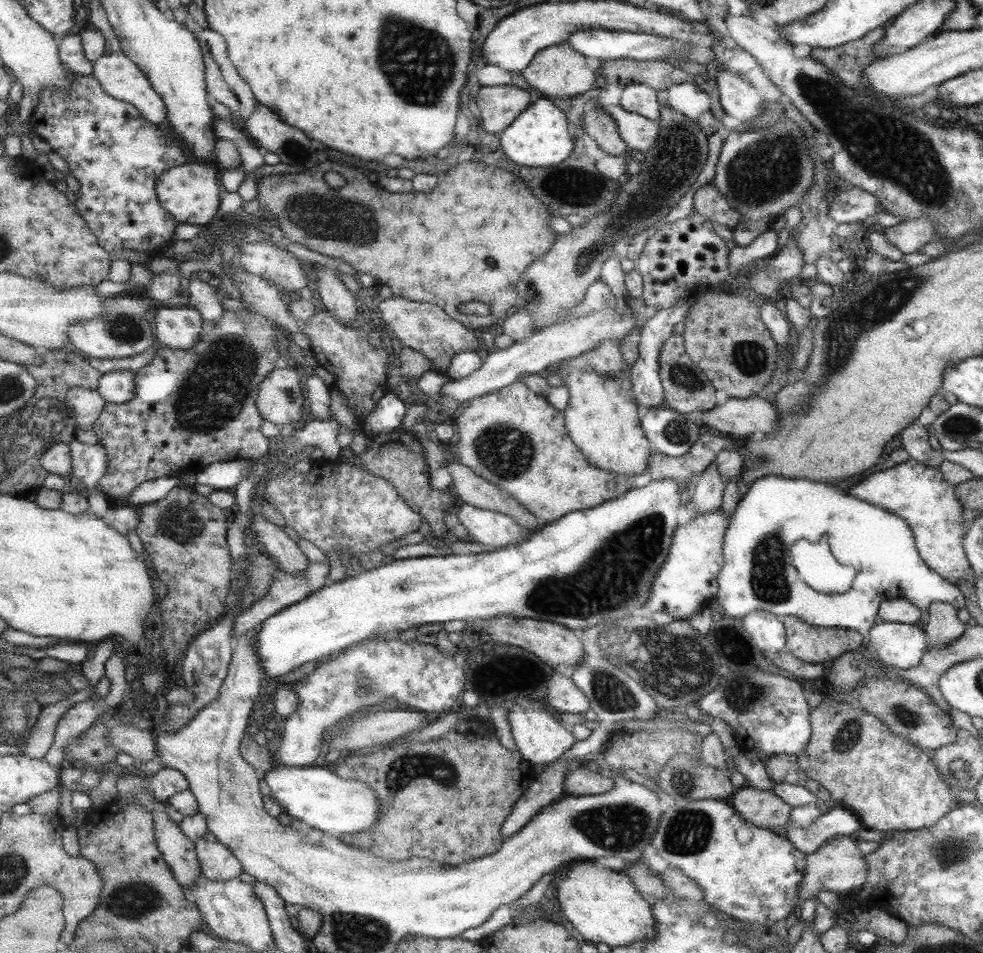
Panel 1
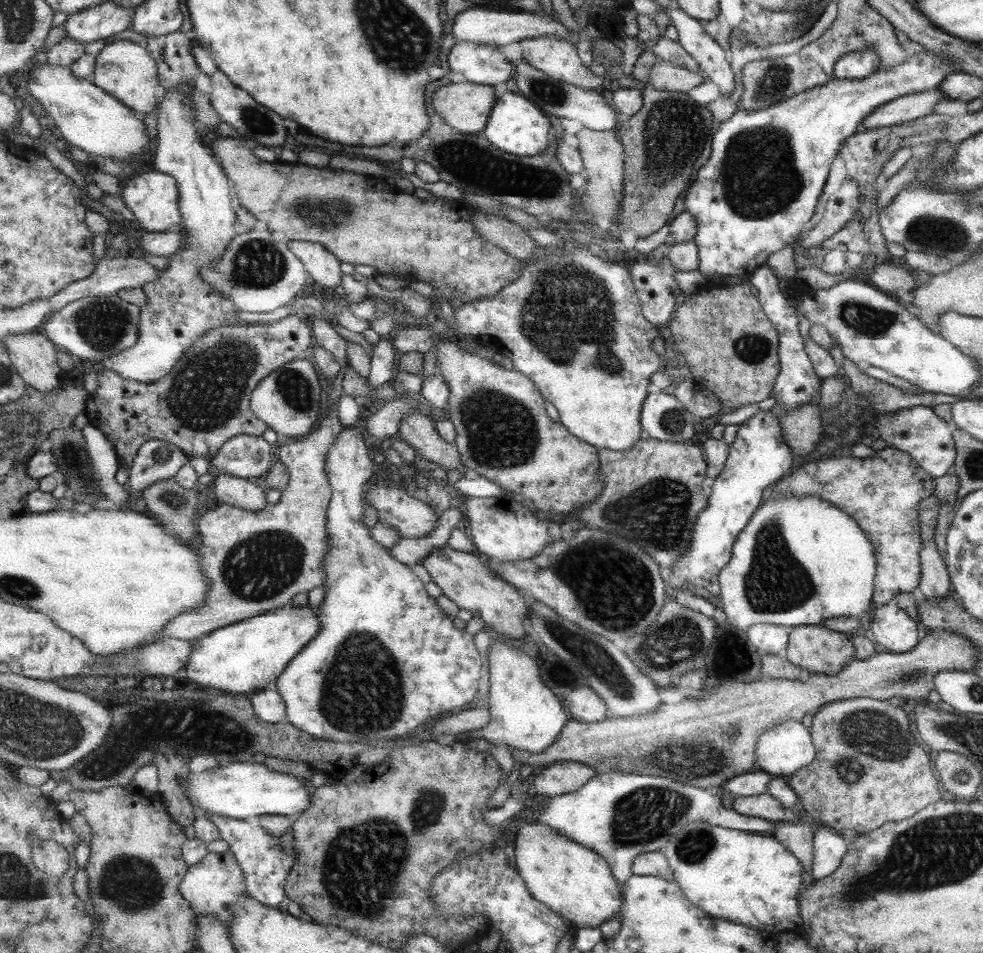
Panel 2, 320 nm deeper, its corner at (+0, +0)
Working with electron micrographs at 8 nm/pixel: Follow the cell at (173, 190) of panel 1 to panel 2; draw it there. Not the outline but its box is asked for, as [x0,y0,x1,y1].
[122,171,181,232]

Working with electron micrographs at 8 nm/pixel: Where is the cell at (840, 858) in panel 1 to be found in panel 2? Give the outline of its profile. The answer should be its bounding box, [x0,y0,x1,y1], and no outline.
[771,820,815,874]

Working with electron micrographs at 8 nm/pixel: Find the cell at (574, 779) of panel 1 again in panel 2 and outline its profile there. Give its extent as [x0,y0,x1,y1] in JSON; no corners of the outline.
[531,761,597,797]

